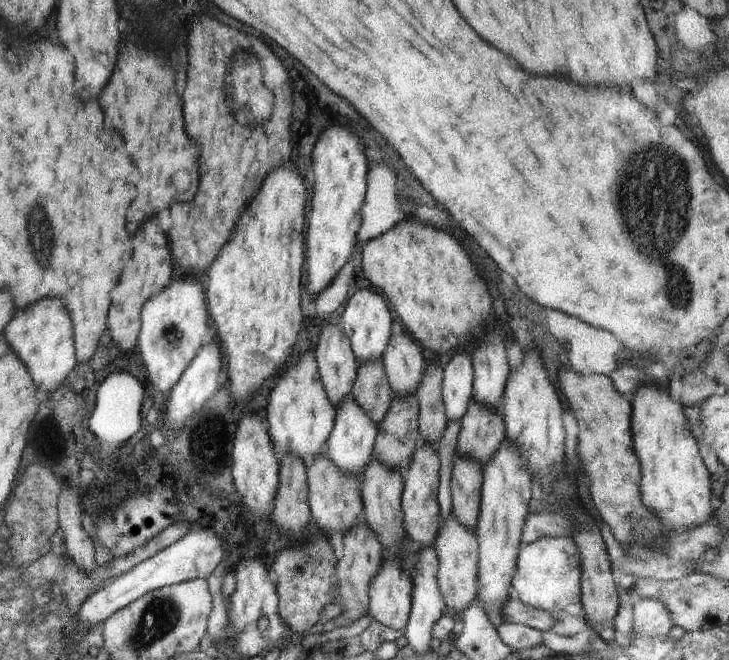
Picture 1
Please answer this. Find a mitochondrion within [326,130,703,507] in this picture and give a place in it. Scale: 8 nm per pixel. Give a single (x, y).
(664, 209)

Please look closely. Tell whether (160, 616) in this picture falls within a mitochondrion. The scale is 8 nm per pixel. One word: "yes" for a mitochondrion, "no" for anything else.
yes

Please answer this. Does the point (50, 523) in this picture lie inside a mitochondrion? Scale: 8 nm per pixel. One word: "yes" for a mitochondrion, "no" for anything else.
no

